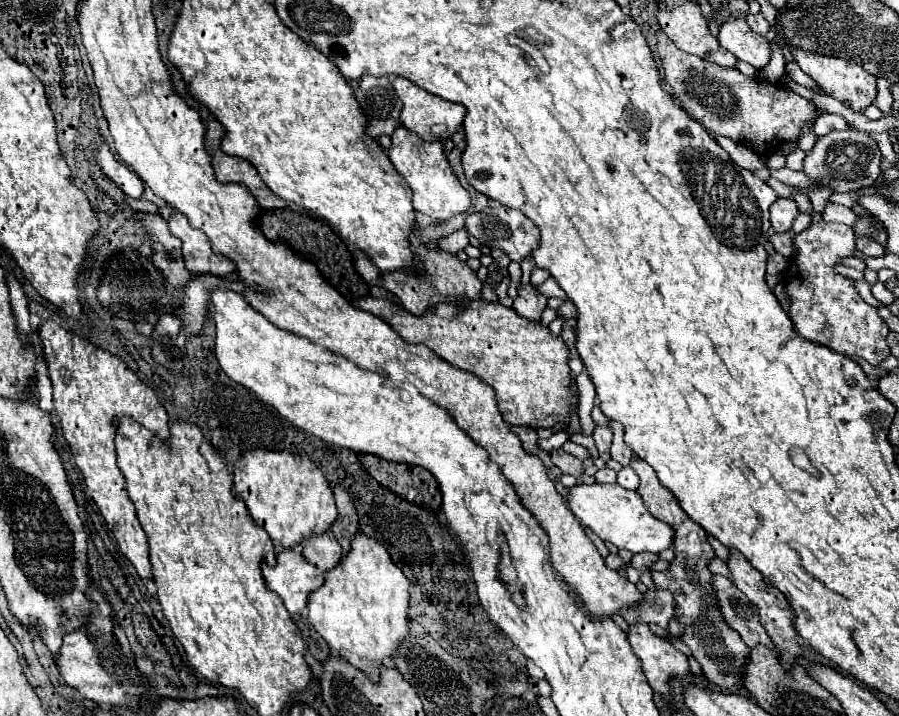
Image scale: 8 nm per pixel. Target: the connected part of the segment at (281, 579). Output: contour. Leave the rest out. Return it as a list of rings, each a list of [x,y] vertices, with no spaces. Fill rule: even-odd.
[[[295,549],[279,551],[277,565],[263,579],[267,581],[267,589],[273,589],[281,597],[291,615],[301,615],[311,591],[319,589],[325,581],[323,571],[309,565]]]

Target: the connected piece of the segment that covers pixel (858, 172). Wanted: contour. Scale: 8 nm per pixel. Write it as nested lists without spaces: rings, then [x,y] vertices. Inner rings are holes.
[[[833,131],[827,137],[819,137],[815,147],[805,157],[805,175],[817,183],[829,187],[833,193],[859,191],[873,185],[879,179],[881,153],[877,141],[869,133],[859,131]]]

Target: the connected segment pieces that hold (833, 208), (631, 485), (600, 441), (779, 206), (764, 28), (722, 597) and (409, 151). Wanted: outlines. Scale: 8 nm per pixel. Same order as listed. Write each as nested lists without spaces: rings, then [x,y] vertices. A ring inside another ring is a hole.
[[[827,203],[825,211],[821,215],[825,221],[839,221],[839,223],[845,223],[849,227],[853,227],[857,221],[857,215],[851,209],[847,209],[843,205],[833,205],[833,203]]]
[[[623,467],[619,473],[617,473],[617,483],[625,489],[631,489],[631,491],[637,491],[639,487],[639,475],[631,469],[631,467]]]
[[[595,427],[593,431],[593,439],[595,439],[595,445],[597,445],[597,451],[599,451],[599,457],[603,461],[609,461],[611,455],[609,455],[609,447],[611,447],[611,439],[613,439],[613,433],[609,427]]]
[[[777,199],[771,205],[771,225],[779,233],[791,231],[791,225],[797,219],[797,215],[799,215],[799,209],[793,199]]]
[[[759,13],[759,15],[747,15],[747,25],[751,27],[751,31],[755,31],[755,33],[759,33],[759,35],[765,35],[767,31],[769,31],[769,25],[767,25],[767,21],[763,19],[763,15]]]
[[[713,575],[713,587],[717,591],[719,607],[727,625],[741,635],[745,645],[751,649],[757,645],[765,645],[775,651],[773,641],[769,639],[767,631],[759,621],[755,605],[751,605],[751,601],[729,579],[721,575]]]
[[[397,127],[391,135],[391,149],[387,151],[397,173],[409,183],[413,191],[413,205],[419,213],[431,217],[433,221],[451,219],[453,215],[467,213],[471,207],[471,195],[455,177],[449,159],[445,155],[443,141],[423,141],[417,133],[407,131],[405,127]]]

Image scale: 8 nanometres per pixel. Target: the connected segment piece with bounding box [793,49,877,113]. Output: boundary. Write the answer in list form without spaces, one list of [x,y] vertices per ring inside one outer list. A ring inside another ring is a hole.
[[[793,49],[793,57],[797,61],[797,65],[817,81],[817,85],[831,97],[847,103],[853,111],[863,113],[869,105],[875,103],[877,97],[877,79],[867,73],[861,65],[853,63],[853,61],[845,61],[839,57],[825,57],[825,55],[817,55],[817,53],[807,53],[801,49]]]

